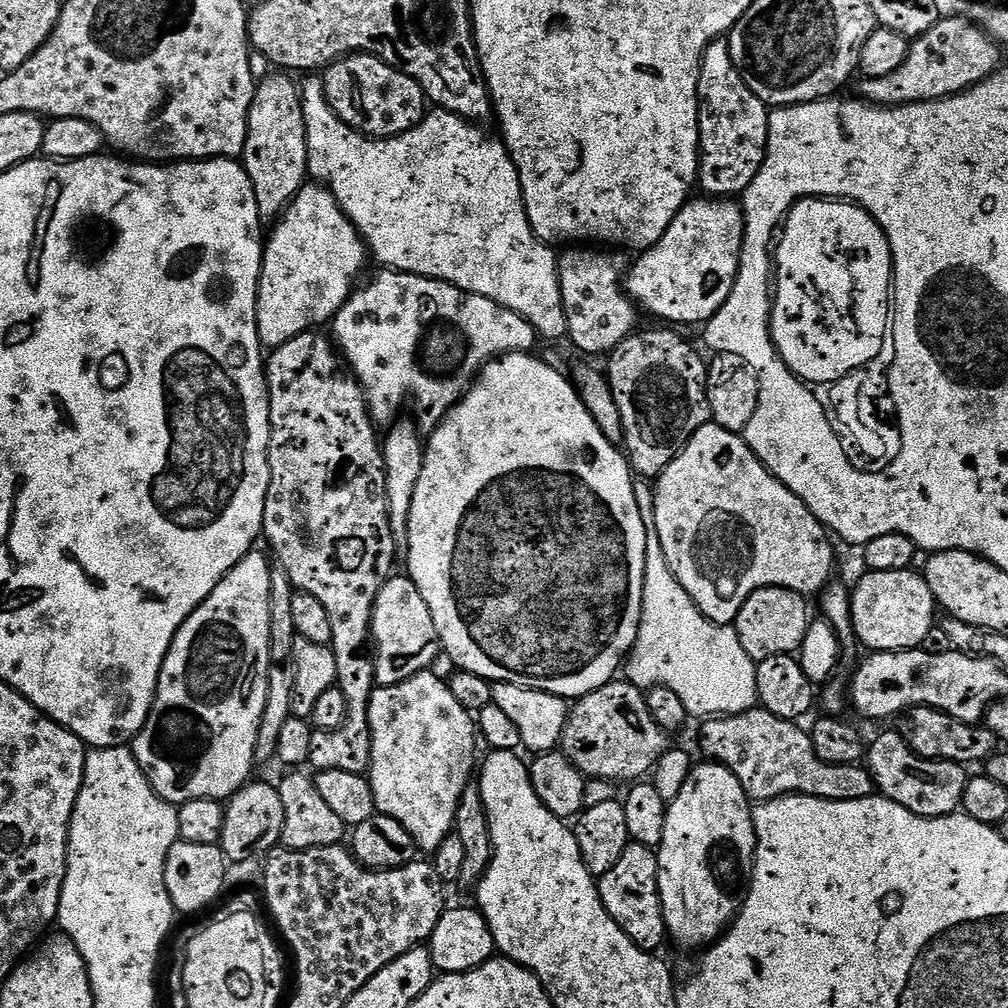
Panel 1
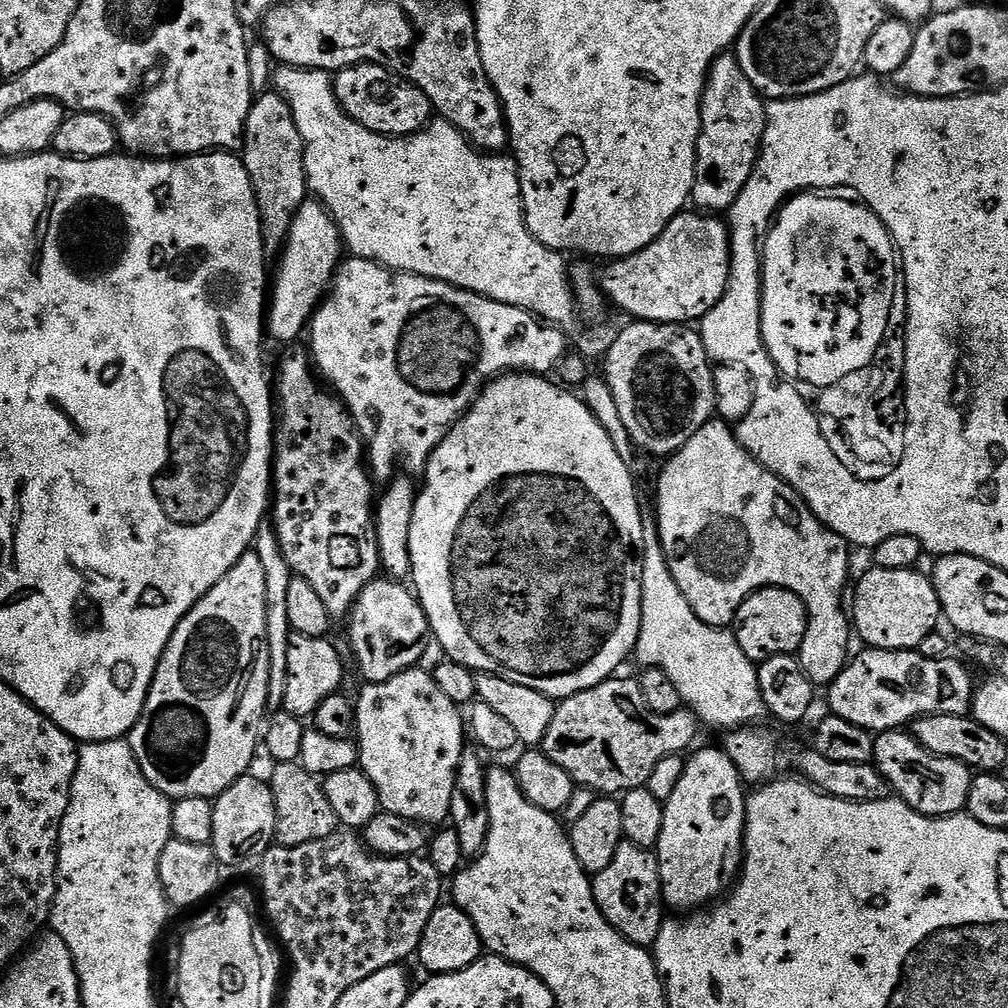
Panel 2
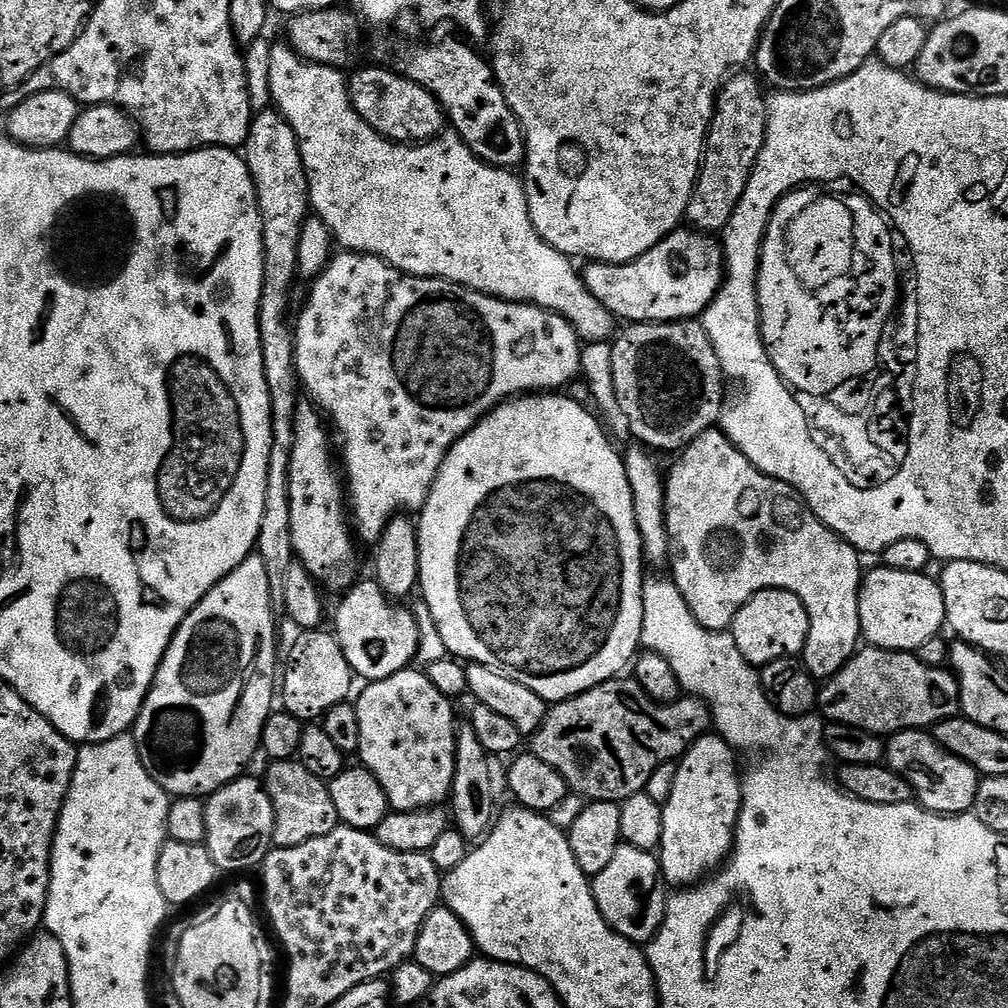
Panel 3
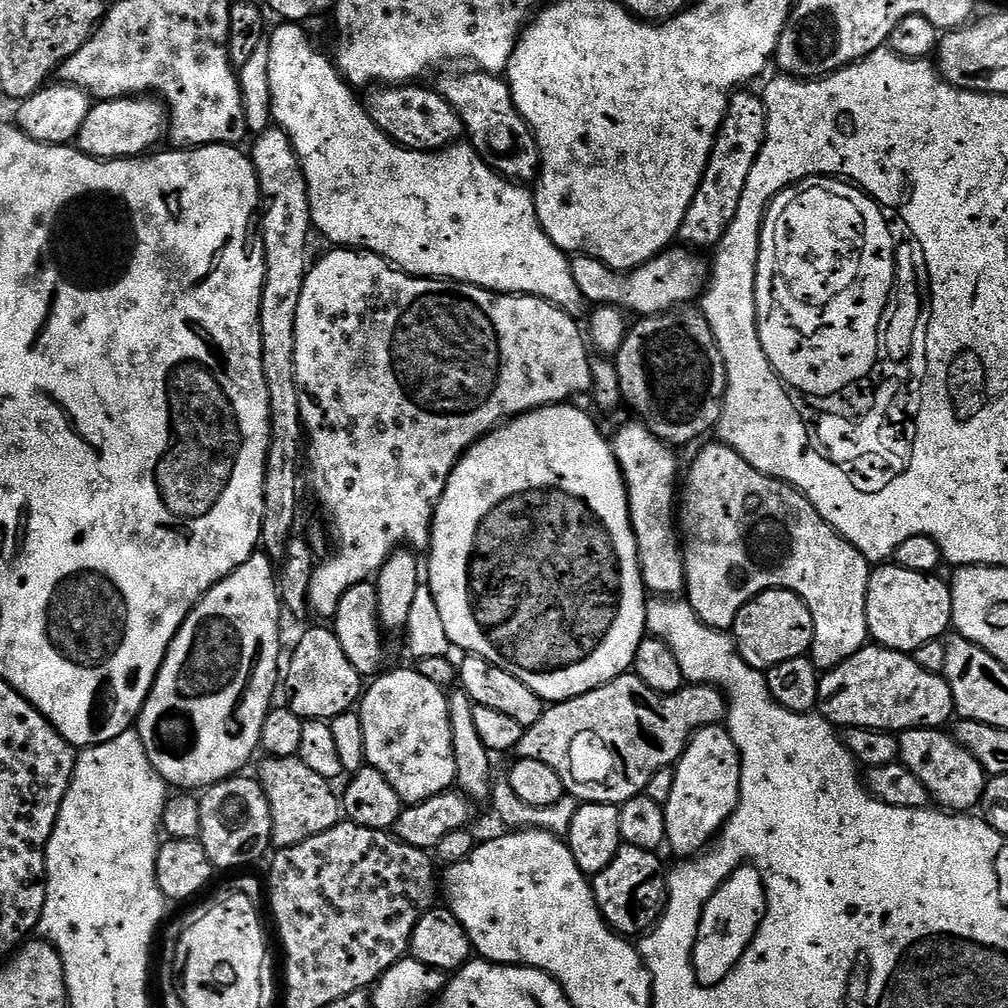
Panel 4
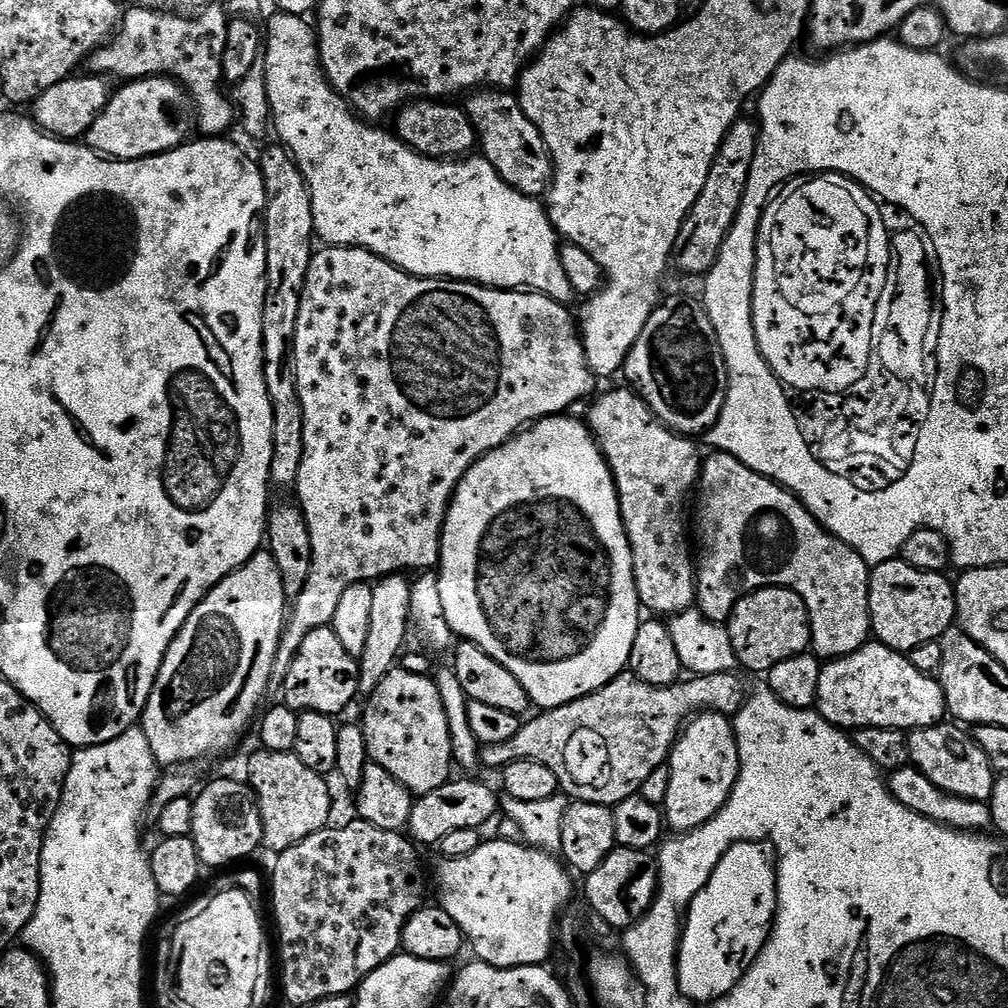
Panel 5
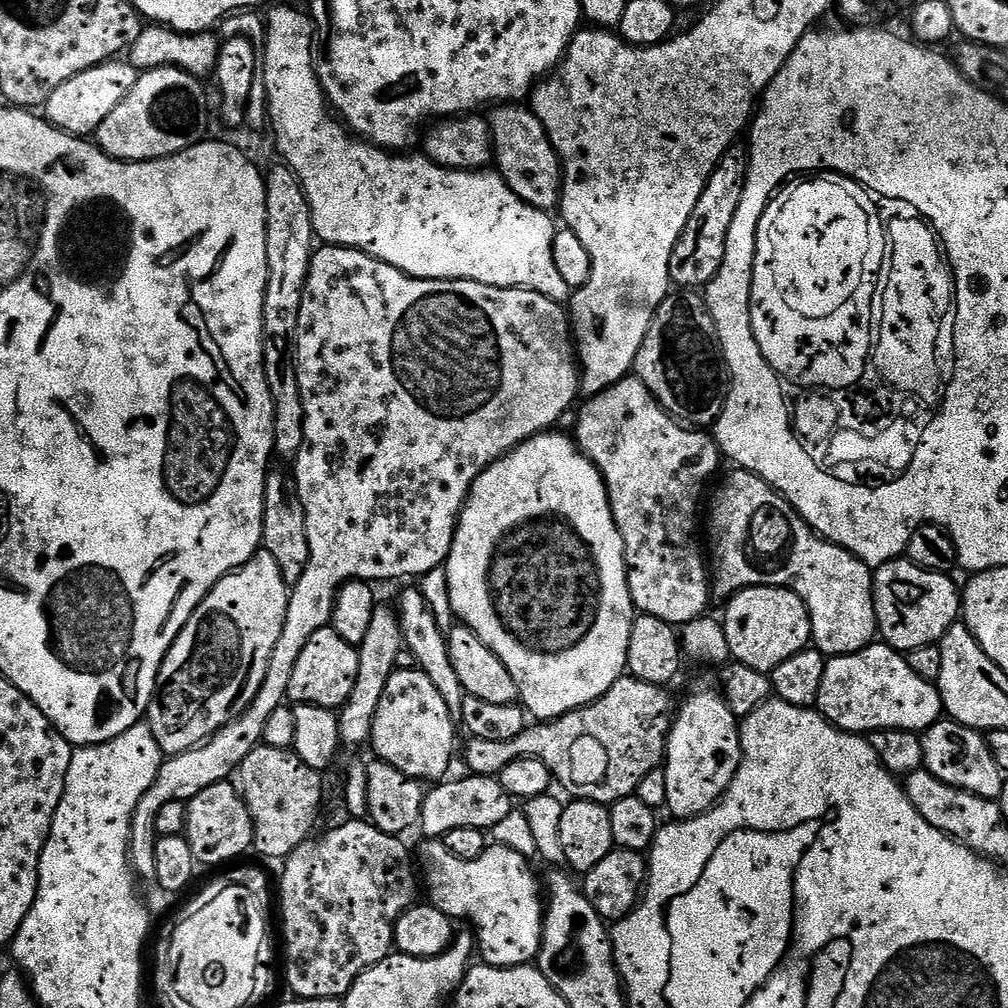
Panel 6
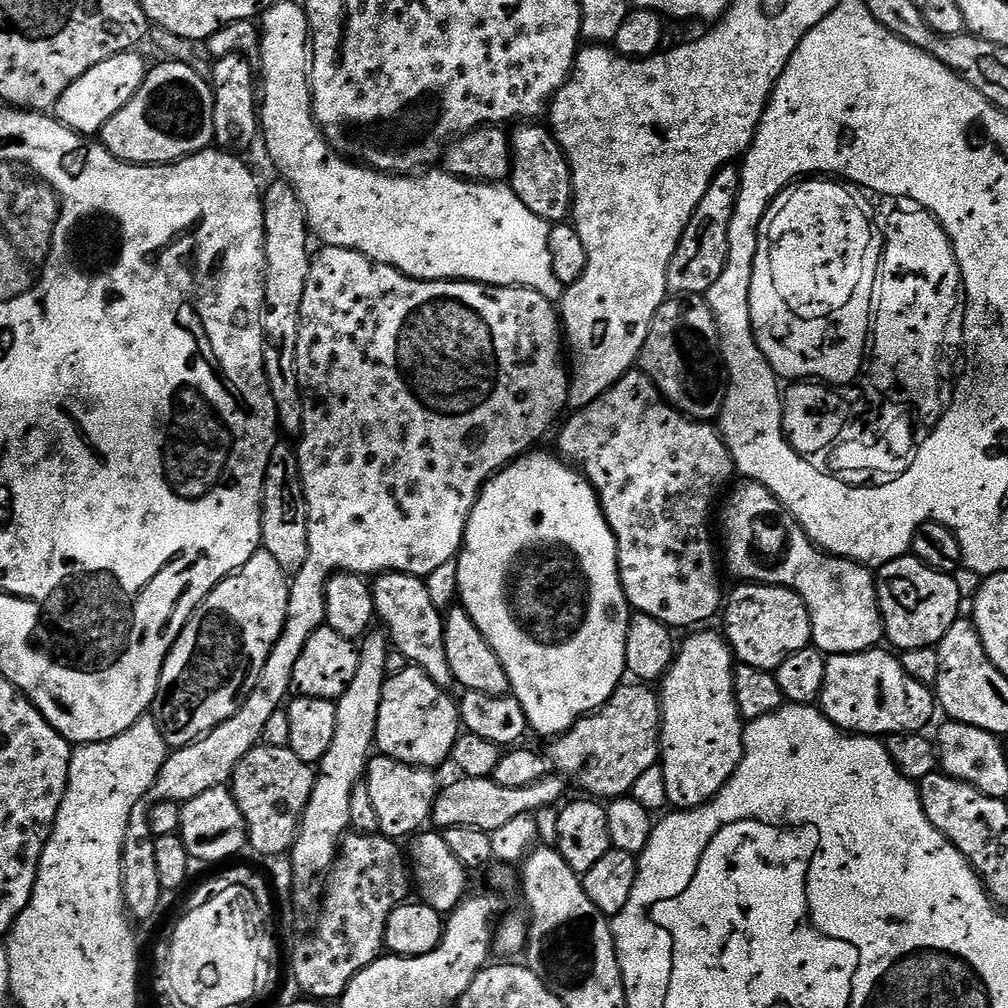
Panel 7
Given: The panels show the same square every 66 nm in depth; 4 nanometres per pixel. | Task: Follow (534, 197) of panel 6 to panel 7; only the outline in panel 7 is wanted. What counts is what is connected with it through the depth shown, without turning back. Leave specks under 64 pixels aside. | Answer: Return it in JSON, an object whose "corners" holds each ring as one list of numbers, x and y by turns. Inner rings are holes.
{"corners":[[524,122,511,129,512,175,510,187,538,218,564,222,572,215,572,171,555,136,540,122]]}

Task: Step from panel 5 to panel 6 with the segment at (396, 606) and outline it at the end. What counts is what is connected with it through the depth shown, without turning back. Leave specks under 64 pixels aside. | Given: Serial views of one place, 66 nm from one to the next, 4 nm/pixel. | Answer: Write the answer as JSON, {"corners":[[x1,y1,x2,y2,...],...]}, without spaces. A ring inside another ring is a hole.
{"corners":[[377,606,374,610,374,618,370,618,370,627,366,629,366,638,362,638,362,642,358,647,360,650,358,654,358,682,354,682,354,690,350,690,350,698,338,712,340,717,340,739,345,745,367,745,369,743,372,735,374,714,378,710,378,702,382,698,382,690,386,690,386,682,390,682,392,673,397,671,396,657,398,657,400,652,405,651,404,635,400,629,400,617,395,607,384,608,384,606]]}

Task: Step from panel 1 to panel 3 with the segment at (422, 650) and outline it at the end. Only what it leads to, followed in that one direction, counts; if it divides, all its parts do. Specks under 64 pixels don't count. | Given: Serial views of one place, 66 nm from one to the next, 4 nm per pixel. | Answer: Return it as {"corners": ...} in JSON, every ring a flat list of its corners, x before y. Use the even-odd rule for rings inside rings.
{"corners":[[375,579,363,580,343,593,344,601,336,608,334,635,346,654,346,662,350,662,361,681,385,680,405,671,415,661,419,626,411,607,403,608,403,603,384,593]]}

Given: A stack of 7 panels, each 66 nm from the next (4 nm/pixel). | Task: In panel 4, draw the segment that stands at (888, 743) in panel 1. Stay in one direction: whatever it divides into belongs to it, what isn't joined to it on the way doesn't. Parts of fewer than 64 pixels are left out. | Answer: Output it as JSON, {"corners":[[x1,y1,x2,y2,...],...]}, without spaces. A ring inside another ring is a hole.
{"corners":[[907,728,905,732,899,733,898,739,899,763,904,764,910,774,922,782,922,786,926,786,929,797,935,803,937,800,941,809,964,814,979,805,984,793,986,773,978,758,963,748,955,736,938,728]]}

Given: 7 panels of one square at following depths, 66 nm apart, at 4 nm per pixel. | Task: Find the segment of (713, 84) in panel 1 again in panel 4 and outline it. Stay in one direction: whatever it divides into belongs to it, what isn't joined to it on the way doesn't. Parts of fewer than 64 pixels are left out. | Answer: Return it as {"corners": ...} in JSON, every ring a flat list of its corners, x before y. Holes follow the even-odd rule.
{"corners":[[737,90,729,98,702,182,690,202,690,210,686,210,678,240,689,249,715,249,719,245,730,222,734,222,734,214,738,214,738,202,742,198,742,190,746,190,746,178,750,178,750,170,754,170,754,162,764,145,768,112,764,109,763,99,748,91,752,90]]}

